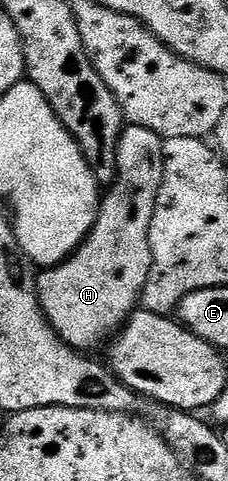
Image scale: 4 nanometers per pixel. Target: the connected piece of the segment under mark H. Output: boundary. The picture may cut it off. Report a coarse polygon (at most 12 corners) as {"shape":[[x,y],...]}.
{"shape":[[127,124],[115,180],[69,259],[38,273],[70,348],[140,303],[164,137]]}

